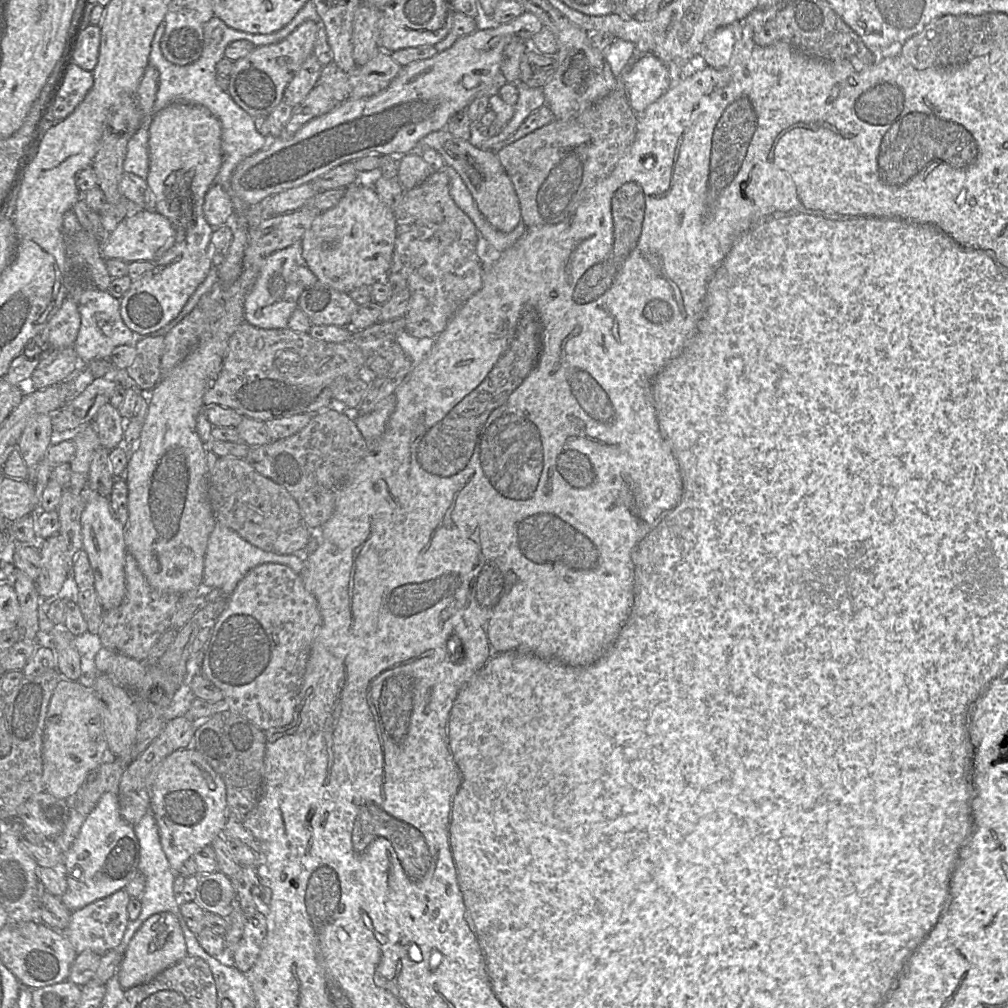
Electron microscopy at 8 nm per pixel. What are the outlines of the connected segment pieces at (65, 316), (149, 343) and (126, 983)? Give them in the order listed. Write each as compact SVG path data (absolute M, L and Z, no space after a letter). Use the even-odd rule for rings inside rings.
M66 298L58 312L39 334L53 348L74 346L81 325L78 304Z
M147 336L136 344L136 357L126 368L128 375L144 391L152 391L161 380L160 362L164 352L164 336Z
M170 912L151 915L134 934L117 971L123 989L148 982L157 974L186 957L186 942L179 920Z

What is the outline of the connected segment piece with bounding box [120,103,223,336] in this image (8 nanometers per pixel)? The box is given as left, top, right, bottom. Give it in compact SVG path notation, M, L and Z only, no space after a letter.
M173 103L152 116L149 125L149 172L146 182L155 198L155 211L169 219L175 229L175 242L153 268L132 281L129 290L120 299L120 314L129 329L147 336L163 328L177 317L189 297L204 281L212 266L208 246L214 228L206 221L204 197L214 184L222 165L222 128L220 121L208 108L199 104Z

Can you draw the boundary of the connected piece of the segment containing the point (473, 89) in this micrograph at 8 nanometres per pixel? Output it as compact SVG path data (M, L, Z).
M524 12L513 21L477 29L470 35L459 37L448 49L430 59L418 60L403 66L389 86L380 93L339 103L330 112L313 118L304 124L292 137L273 138L261 150L241 161L233 172L229 193L247 205L255 205L284 190L310 183L313 179L344 163L367 155L391 155L409 153L426 135L446 128L449 119L466 109L477 97L493 96L507 83L501 71L505 47L511 42L521 42L530 47L530 39L544 28L538 17Z

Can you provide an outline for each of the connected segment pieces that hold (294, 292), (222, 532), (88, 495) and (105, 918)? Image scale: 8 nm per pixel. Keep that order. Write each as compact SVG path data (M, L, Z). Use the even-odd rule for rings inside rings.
M294 244L277 250L266 257L260 273L247 294L244 302L244 320L257 328L288 328L291 314L298 308L298 298L307 287L313 285L317 277L311 272L302 257L302 245Z
M216 521L207 543L202 583L220 590L223 594L222 598L228 598L239 581L256 566L264 563L279 563L299 573L304 567L303 559L301 554L279 554L274 551L264 551L242 538L234 530Z
M87 486L81 493L84 509L81 514L83 548L89 558L94 573L94 588L99 596L102 607L111 610L118 607L126 593L125 585L125 530L115 517L109 498L100 495Z
M121 889L71 911L70 923L63 934L68 938L77 955L86 950L103 955L120 944L129 923L127 906L130 898L128 893Z

